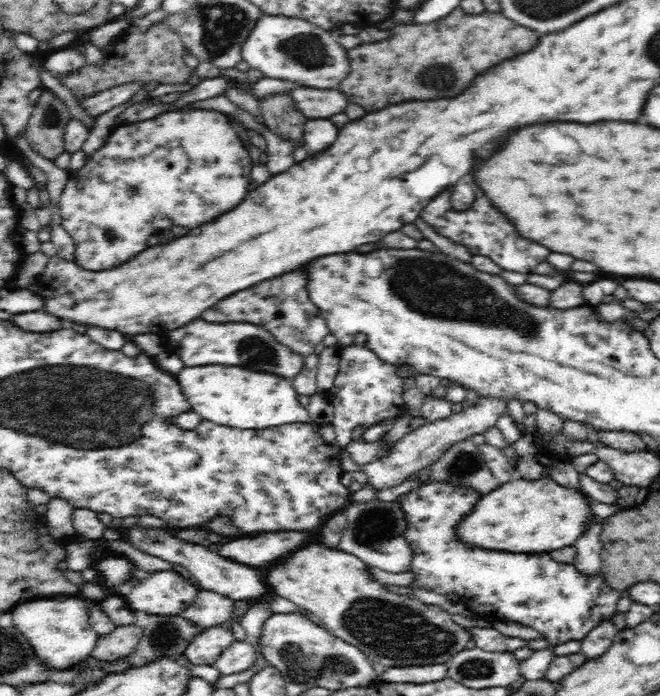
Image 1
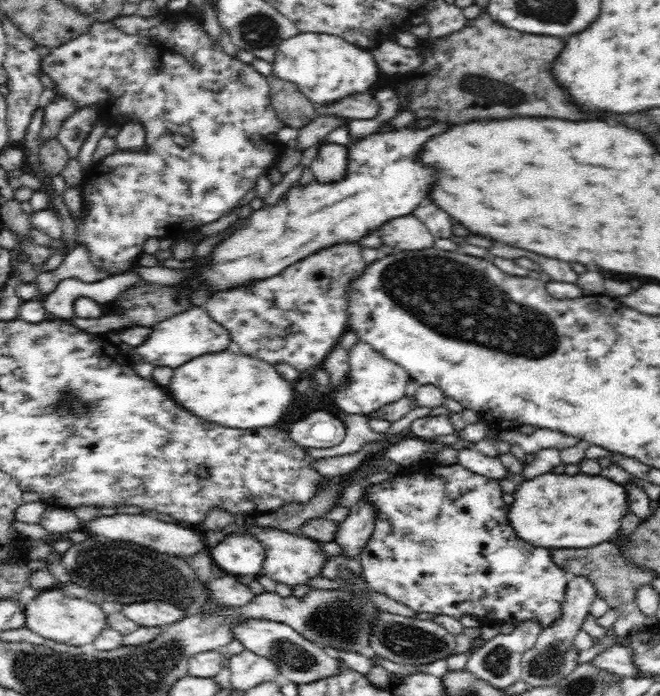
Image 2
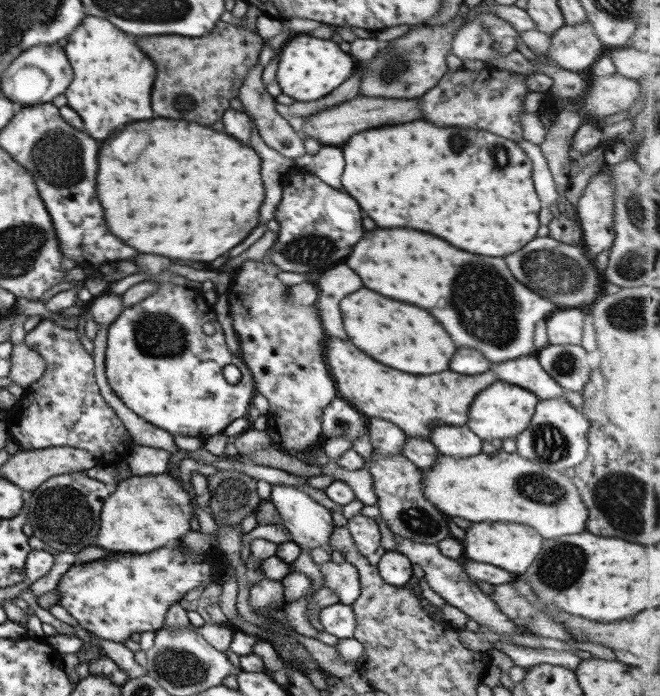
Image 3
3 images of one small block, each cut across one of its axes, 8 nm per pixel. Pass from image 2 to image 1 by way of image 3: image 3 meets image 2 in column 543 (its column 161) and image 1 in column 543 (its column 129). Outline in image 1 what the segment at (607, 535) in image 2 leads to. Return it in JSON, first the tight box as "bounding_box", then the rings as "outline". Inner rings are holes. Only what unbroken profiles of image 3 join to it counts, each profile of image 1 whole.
{"bounding_box":[460,476,592,552],"outline":[[[550,476],[511,479],[483,496],[470,516],[460,522],[460,538],[470,545],[510,552],[552,552],[578,542],[592,524],[591,498],[582,490],[564,486]]]}

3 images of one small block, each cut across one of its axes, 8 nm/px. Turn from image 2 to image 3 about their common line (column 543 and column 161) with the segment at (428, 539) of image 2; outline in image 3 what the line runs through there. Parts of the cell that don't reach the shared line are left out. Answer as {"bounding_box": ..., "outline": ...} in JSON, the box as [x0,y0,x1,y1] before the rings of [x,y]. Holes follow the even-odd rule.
{"bounding_box":[56,540,229,644],"outline":[[[174,540],[145,554],[111,554],[79,566],[71,564],[56,584],[59,593],[57,604],[65,608],[86,632],[102,640],[123,644],[131,633],[141,634],[161,629],[169,606],[181,600],[189,590],[220,579],[229,566],[221,561],[222,557],[223,554],[219,551],[209,551],[209,554],[203,555],[189,553],[179,547],[178,540]]]}

